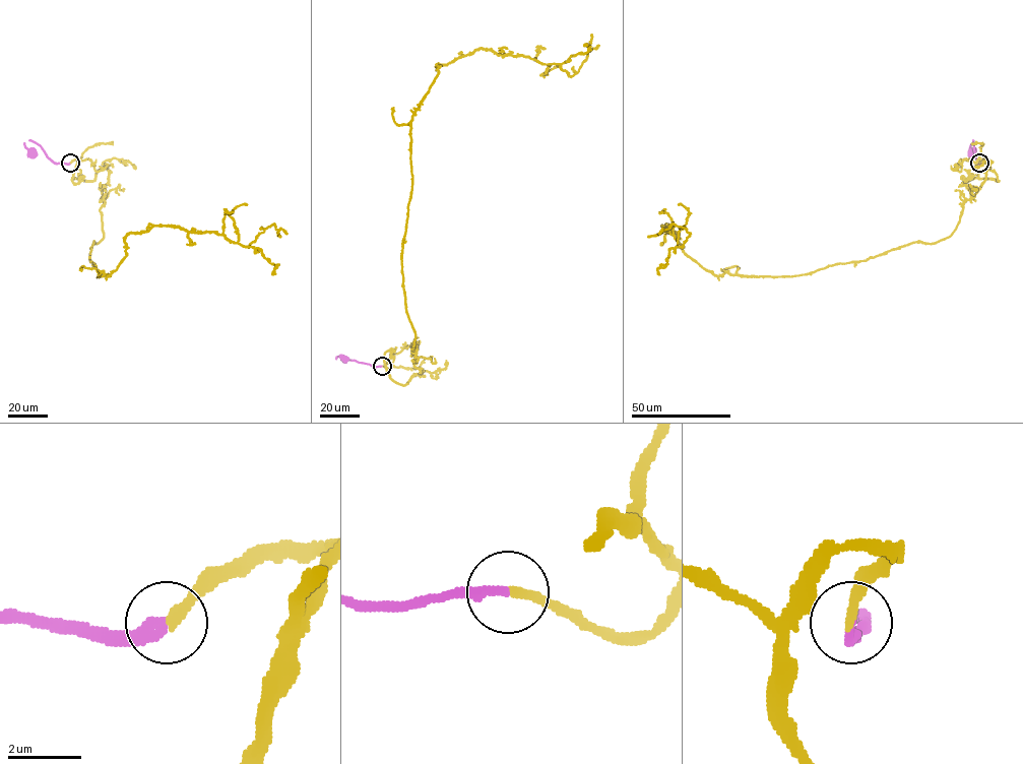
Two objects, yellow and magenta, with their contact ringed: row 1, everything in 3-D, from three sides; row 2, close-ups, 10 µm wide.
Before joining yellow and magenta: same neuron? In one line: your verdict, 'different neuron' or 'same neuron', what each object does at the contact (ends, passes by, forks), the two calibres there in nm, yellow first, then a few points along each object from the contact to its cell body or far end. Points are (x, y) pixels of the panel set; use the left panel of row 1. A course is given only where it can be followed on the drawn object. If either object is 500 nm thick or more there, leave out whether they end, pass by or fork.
same neuron; yellow ends; magenta ends; calibres 280 and 280 nm; course yellow (70, 163), (82, 180), (109, 172), (100, 276), (154, 226), (248, 247), (274, 224), (280, 237); course magenta (70, 163), (54, 163), (38, 144), (33, 153)

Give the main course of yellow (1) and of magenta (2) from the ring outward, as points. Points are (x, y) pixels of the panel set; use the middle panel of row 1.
1: (382, 366), (400, 384), (421, 372), (401, 253), (411, 116), (436, 64), (491, 49), (573, 76), (592, 35)
2: (382, 366), (344, 359)

